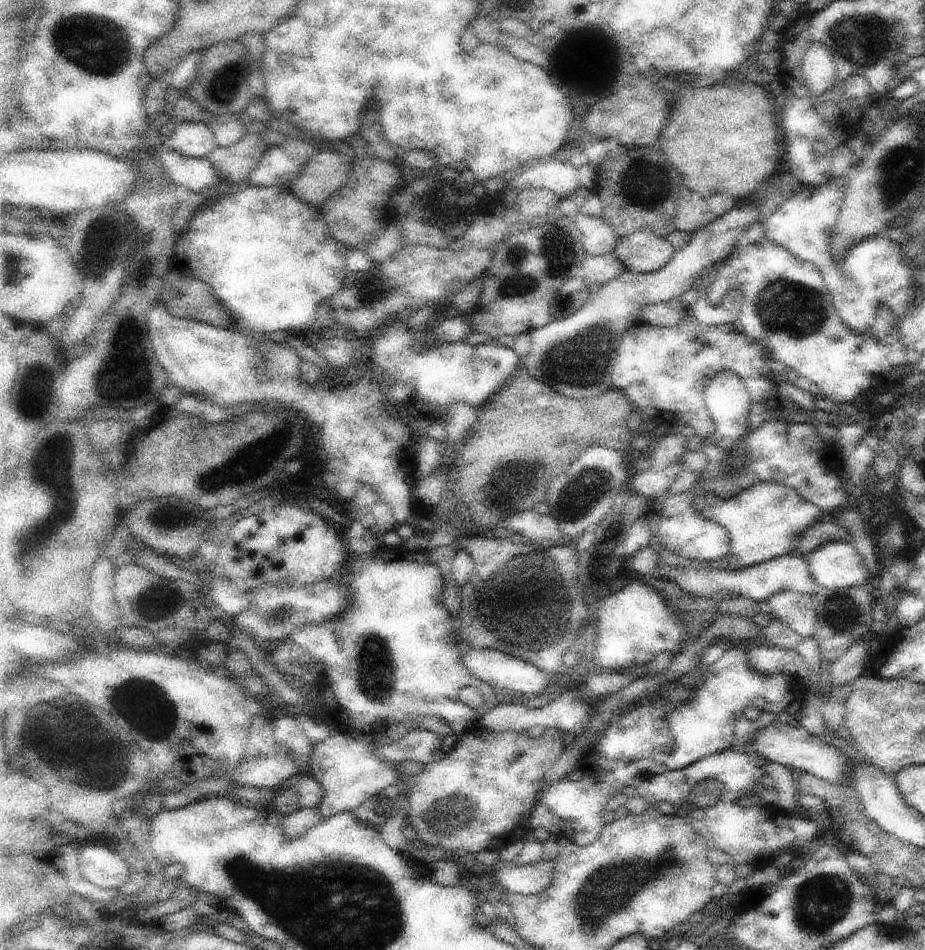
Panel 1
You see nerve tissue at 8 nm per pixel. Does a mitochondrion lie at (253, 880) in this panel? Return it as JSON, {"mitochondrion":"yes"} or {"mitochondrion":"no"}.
{"mitochondrion":"yes"}

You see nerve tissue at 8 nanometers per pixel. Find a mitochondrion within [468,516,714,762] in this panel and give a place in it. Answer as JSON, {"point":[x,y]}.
{"point":[519,612]}

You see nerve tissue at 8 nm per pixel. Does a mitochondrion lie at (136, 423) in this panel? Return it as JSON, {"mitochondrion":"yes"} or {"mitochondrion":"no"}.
{"mitochondrion":"no"}

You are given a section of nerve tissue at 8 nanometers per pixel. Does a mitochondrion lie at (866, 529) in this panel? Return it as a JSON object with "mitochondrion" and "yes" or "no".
{"mitochondrion":"no"}

